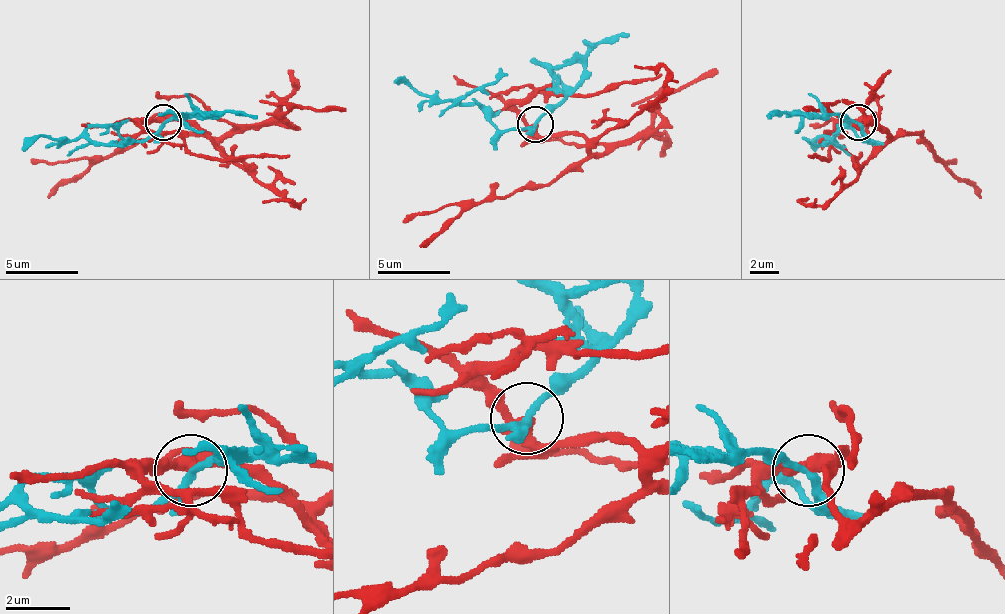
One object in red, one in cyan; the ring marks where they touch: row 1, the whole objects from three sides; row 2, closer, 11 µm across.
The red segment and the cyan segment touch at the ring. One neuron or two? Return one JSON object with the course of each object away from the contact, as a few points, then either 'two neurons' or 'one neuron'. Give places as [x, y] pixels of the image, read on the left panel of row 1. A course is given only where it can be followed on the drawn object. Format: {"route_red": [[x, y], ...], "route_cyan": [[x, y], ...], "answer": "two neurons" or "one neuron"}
{"route_red": [[164, 123], [171, 120], [189, 120], [214, 145], [207, 134], [153, 134], [131, 149], [113, 149], [48, 199]], "route_cyan": [[164, 123], [127, 141], [106, 127], [62, 138], [33, 138], [22, 152]], "answer": "one neuron"}

